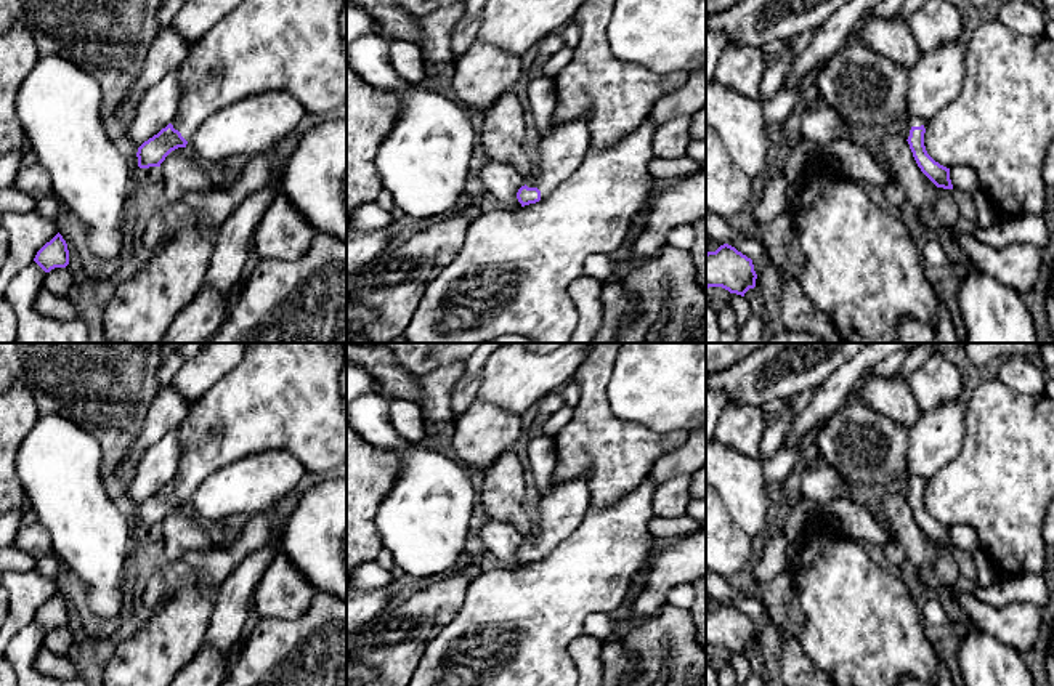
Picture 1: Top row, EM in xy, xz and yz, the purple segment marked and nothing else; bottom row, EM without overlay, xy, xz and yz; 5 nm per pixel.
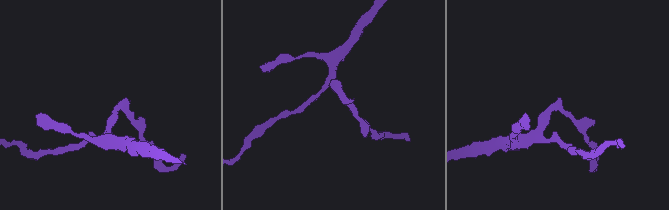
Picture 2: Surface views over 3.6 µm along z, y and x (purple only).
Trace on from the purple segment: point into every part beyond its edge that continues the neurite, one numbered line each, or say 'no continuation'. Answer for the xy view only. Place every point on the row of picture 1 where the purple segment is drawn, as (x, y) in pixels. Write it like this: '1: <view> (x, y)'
1: xy (262, 45)

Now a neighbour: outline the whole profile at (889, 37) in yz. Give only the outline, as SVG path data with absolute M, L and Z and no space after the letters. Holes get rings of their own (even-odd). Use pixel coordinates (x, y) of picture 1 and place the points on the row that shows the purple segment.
M870 18L858 30L857 38L908 71L922 56L906 24L895 18Z

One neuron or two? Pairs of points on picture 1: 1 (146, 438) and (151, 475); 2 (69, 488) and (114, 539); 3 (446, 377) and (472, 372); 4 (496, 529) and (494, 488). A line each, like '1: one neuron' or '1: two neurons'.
1: two neurons
2: one neuron
3: two neurons
4: two neurons

